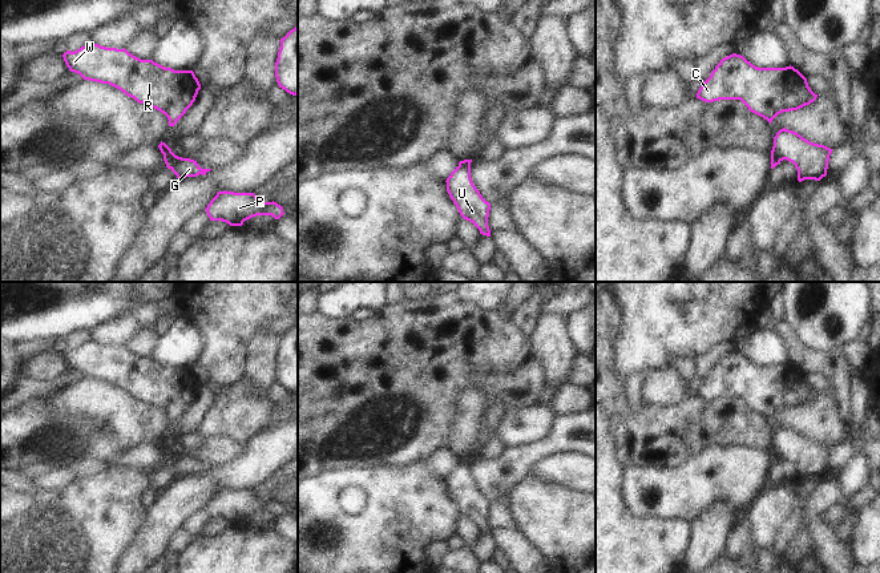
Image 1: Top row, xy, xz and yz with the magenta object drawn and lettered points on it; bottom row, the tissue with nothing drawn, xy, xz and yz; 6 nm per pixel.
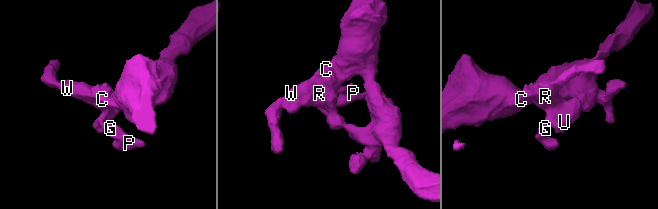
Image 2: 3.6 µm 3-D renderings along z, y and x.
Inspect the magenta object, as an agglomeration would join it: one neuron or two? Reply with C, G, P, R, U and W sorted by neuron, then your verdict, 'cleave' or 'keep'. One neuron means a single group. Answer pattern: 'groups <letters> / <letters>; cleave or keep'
groups C R U W / G P; cleave

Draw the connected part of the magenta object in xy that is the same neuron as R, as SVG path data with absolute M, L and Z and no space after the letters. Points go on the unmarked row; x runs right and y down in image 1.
M85 342L74 350L66 348L62 355L69 368L84 378L109 382L160 408L167 415L169 424L186 411L201 387L193 368L165 366L153 358L141 358L125 346Z

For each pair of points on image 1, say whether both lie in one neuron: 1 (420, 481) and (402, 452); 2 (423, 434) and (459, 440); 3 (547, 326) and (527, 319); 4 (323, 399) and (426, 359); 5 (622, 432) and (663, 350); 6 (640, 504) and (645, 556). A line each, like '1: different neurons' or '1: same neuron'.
1: different neurons
2: different neurons
3: different neurons
4: same neuron
5: different neurons
6: different neurons

